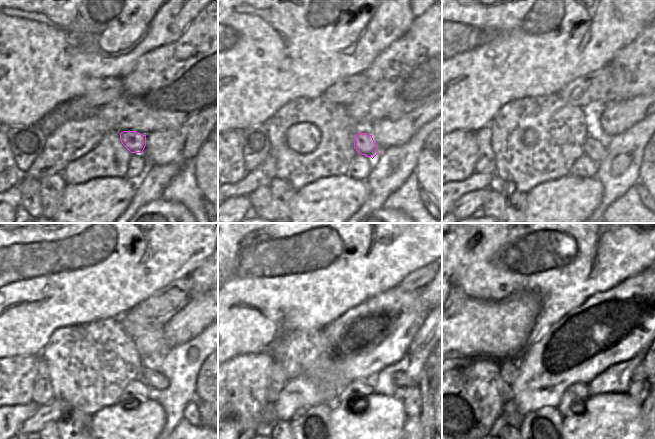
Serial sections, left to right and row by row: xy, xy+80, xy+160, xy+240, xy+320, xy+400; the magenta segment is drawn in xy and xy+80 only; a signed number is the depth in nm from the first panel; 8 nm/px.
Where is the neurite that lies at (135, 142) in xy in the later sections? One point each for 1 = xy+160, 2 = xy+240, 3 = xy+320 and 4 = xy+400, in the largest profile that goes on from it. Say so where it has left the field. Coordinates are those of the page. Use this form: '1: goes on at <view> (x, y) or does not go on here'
1: goes on at xy+160 (594, 149)
2: goes on at xy+240 (152, 378)
3: goes on at xy+320 (400, 379)
4: goes on at xy+400 (639, 374)

